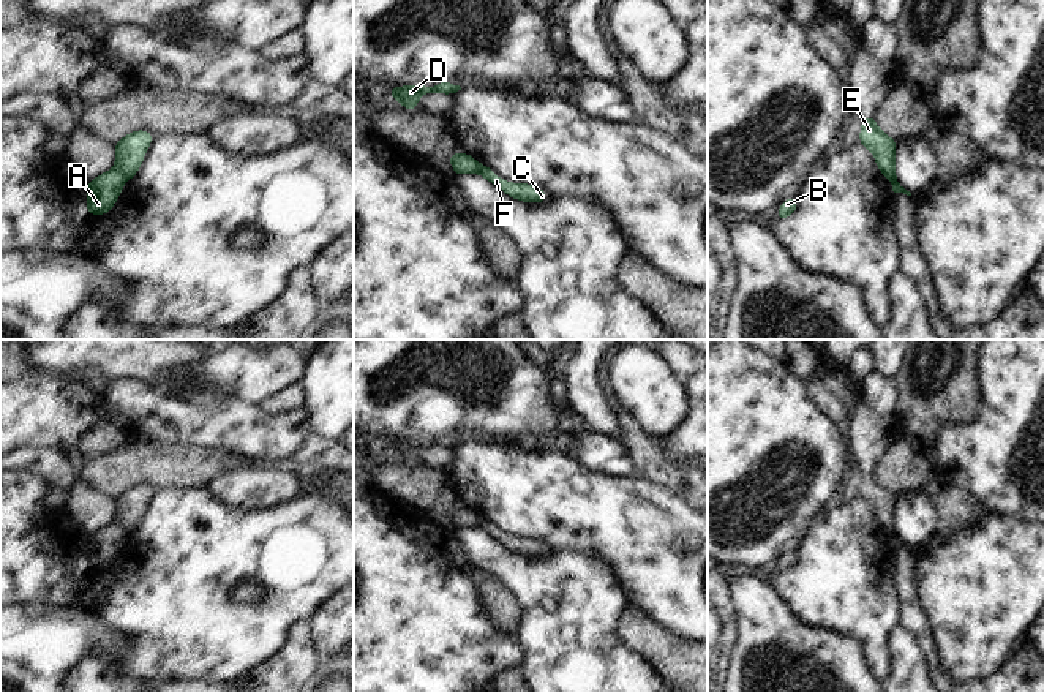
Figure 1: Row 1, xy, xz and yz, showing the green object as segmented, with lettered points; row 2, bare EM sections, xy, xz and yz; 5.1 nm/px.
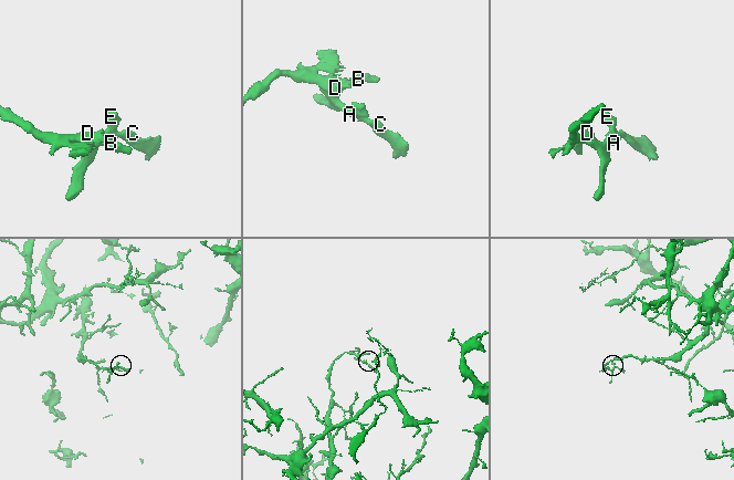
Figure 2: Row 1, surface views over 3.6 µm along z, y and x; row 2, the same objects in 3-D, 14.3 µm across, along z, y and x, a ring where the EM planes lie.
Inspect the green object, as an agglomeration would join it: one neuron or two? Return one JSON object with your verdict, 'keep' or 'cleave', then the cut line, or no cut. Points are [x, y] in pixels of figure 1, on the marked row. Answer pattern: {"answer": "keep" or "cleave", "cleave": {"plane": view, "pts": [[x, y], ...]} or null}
{"answer": "cleave", "cleave": {"plane": "xy", "pts": [[114, 168], [125, 179]]}}

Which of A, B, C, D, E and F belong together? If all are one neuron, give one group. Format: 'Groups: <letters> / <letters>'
Groups: A B D / C E F

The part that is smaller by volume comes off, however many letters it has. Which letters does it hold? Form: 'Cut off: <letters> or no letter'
Cut off: C, E, F

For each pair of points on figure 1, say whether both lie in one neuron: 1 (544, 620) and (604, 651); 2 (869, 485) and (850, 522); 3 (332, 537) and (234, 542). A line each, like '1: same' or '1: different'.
1: same
2: different
3: same

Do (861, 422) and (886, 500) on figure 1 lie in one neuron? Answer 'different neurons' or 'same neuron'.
same neuron

